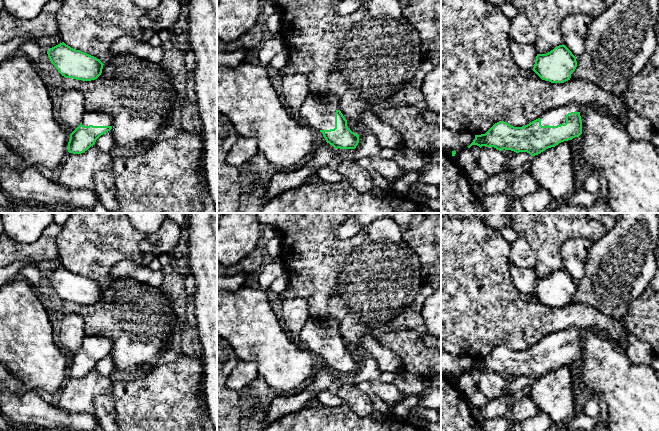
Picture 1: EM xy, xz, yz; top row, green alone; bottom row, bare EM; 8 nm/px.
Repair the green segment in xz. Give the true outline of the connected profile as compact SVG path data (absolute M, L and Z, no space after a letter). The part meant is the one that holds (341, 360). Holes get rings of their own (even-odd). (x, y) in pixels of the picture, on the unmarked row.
M309 317L297 342L307 351L319 354L335 373L355 373L359 367L359 359L348 352L347 344L334 321Z

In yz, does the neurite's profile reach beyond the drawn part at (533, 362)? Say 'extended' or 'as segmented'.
extended

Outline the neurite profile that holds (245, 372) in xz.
M239 360L226 380L226 386L236 392L259 377L259 364L256 361Z

